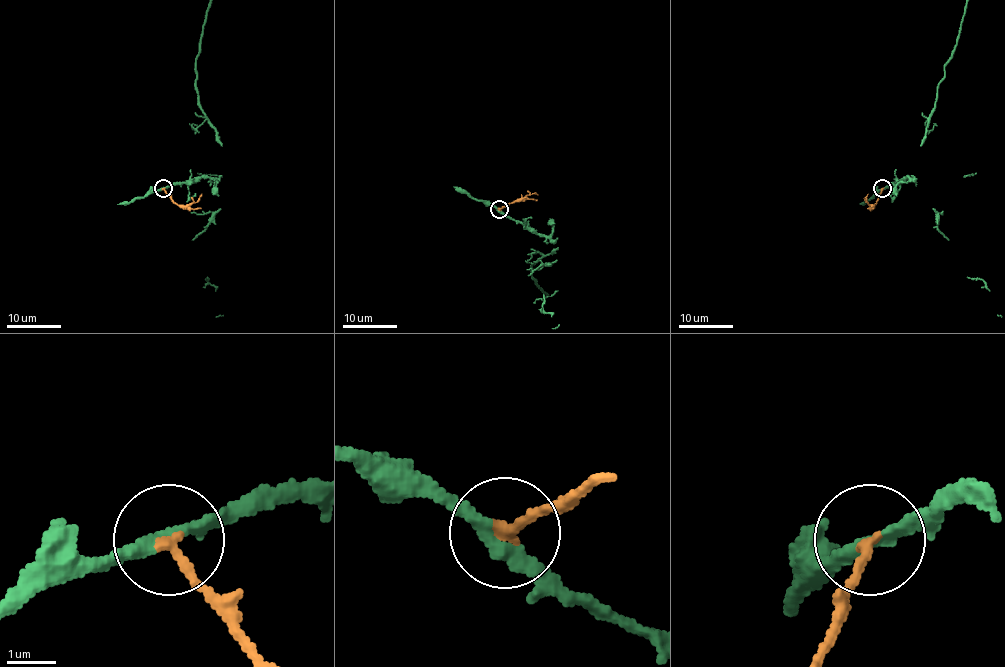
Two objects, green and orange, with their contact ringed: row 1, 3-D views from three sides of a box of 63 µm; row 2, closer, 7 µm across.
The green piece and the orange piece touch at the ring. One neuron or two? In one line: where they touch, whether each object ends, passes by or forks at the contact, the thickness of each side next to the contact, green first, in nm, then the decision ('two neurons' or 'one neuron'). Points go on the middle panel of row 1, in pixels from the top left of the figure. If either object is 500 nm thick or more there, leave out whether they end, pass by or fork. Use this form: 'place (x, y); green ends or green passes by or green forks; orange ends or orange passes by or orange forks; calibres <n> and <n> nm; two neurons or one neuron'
place (499, 209); green passes by; orange ends; calibres 280 and 200 nm; one neuron

